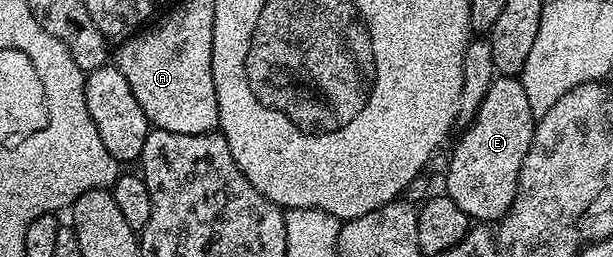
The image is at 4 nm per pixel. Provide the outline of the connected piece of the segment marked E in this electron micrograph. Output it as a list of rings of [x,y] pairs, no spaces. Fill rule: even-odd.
[[[497,77],[494,78],[491,89],[487,89],[487,97],[483,97],[483,101],[479,105],[477,114],[473,116],[469,127],[461,135],[461,144],[453,151],[453,156],[449,159],[449,168],[445,171],[445,187],[443,187],[444,194],[451,197],[451,201],[455,201],[455,205],[459,205],[459,209],[463,209],[463,213],[467,213],[470,220],[480,221],[485,225],[493,225],[508,213],[511,205],[517,196],[517,182],[519,181],[519,169],[523,165],[523,157],[527,157],[527,149],[533,143],[533,128],[535,126],[535,116],[531,109],[531,101],[527,101],[527,93],[523,93],[523,85],[520,78],[517,77]]]

